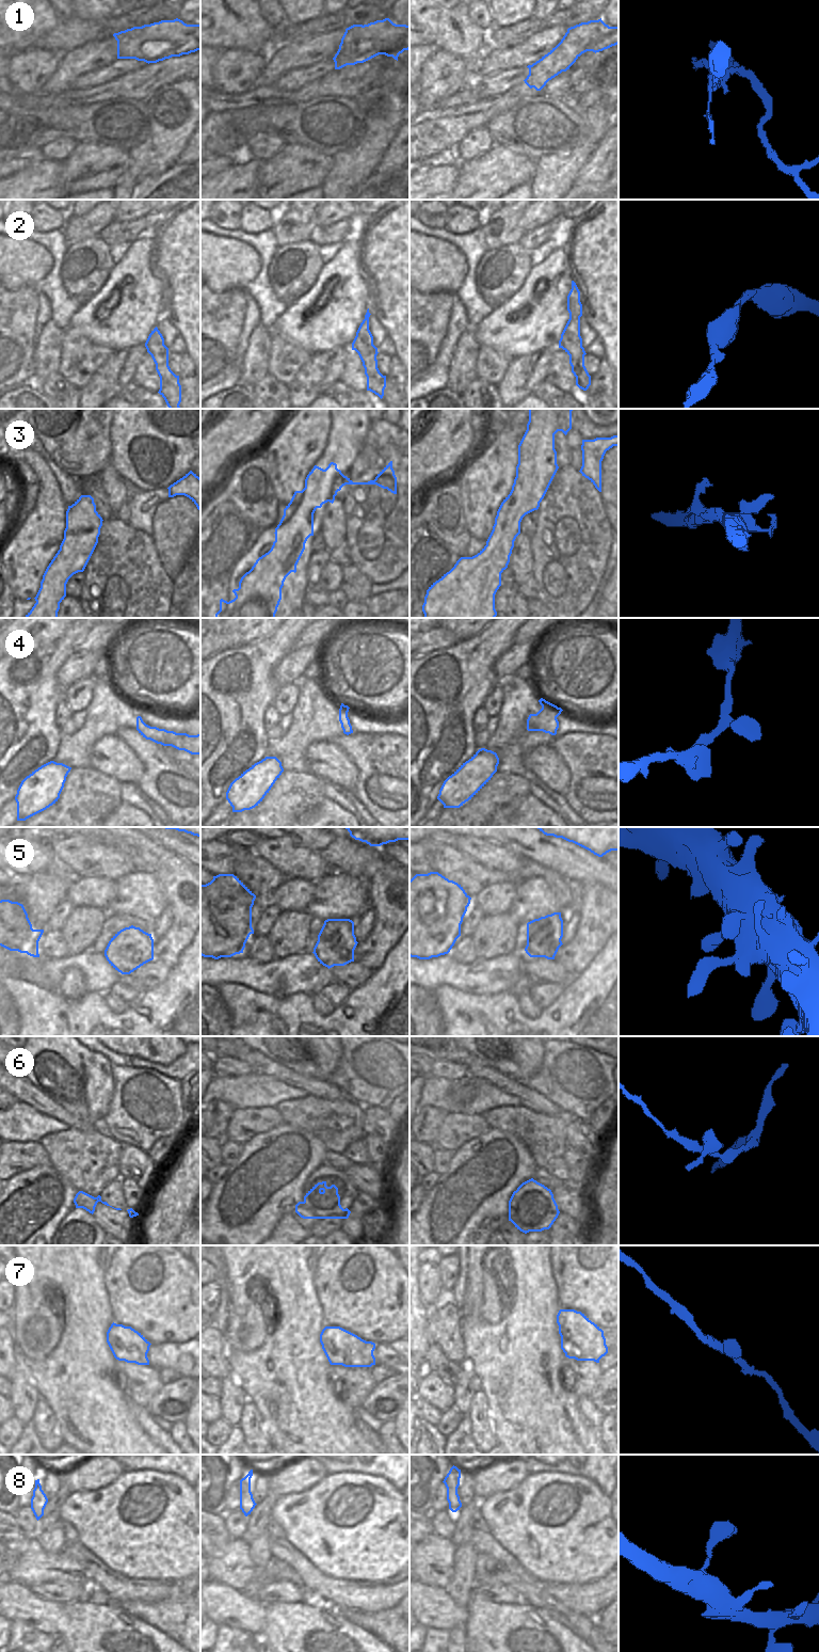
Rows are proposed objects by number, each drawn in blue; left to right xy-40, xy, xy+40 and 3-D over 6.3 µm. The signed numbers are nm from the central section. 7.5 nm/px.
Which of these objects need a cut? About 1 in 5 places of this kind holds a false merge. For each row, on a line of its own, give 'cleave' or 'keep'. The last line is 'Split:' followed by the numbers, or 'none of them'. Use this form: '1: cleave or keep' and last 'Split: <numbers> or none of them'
1: cleave
2: keep
3: keep
4: keep
5: keep
6: cleave
7: keep
8: keep
Split: 1, 6

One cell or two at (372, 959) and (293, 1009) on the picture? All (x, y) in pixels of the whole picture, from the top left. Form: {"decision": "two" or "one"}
{"decision": "two"}

